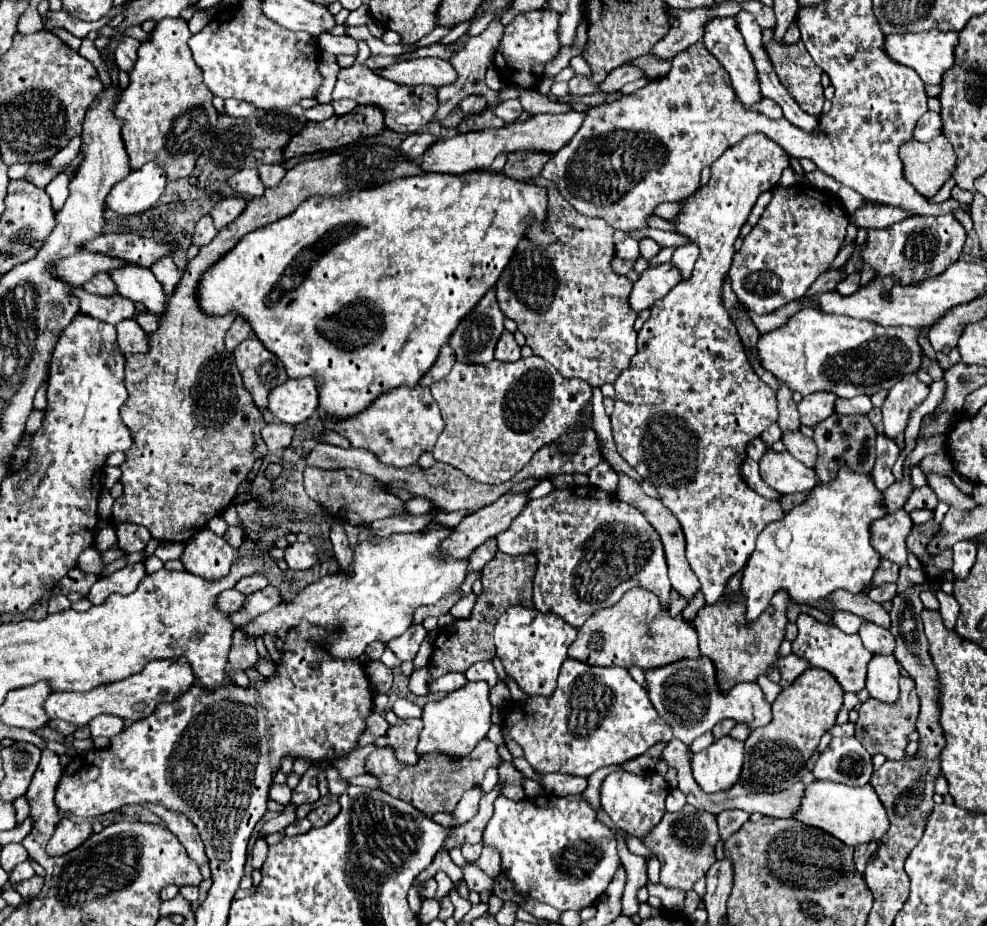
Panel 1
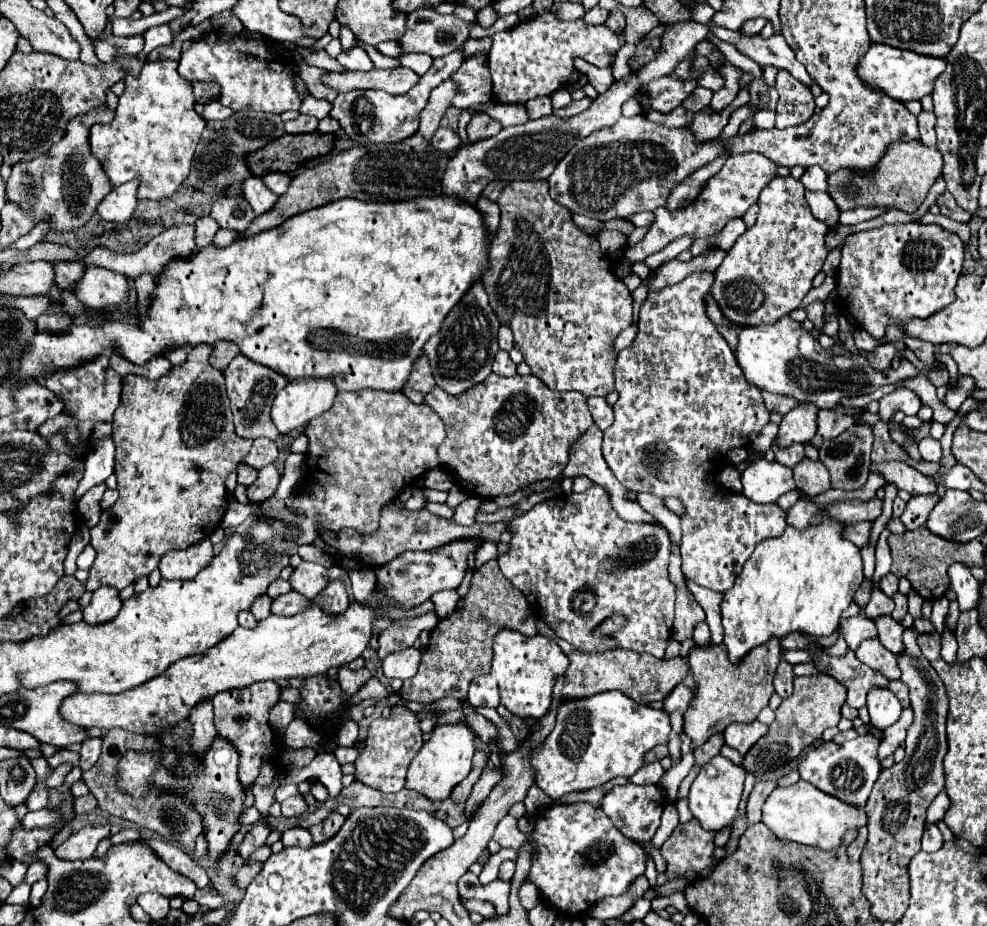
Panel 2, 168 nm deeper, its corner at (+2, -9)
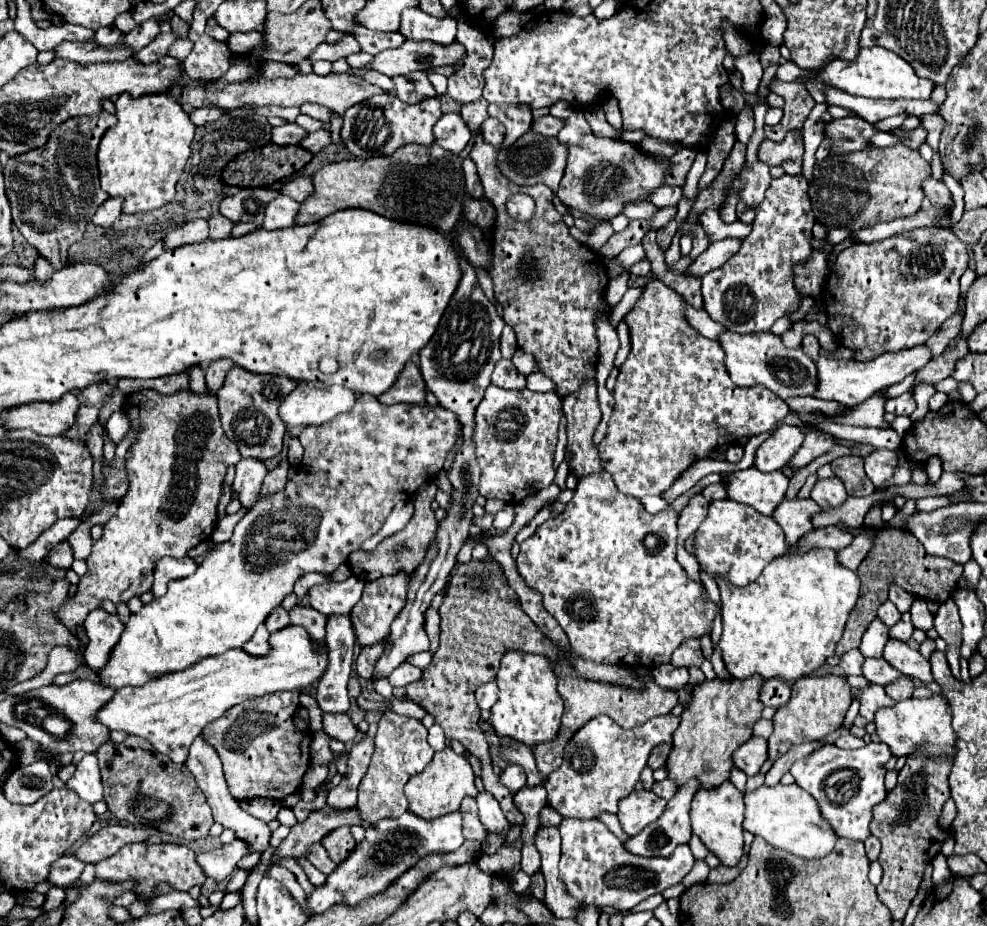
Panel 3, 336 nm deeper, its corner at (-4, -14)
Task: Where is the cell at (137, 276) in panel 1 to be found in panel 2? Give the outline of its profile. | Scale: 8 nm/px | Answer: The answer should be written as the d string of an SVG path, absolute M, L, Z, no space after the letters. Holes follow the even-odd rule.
M89 267L73 293L77 293L77 299L87 307L121 309L127 305L129 289L129 279L125 275L101 267Z

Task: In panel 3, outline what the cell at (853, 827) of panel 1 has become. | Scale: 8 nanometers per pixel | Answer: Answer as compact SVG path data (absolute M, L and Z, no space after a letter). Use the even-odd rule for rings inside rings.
M797 784L783 786L761 786L753 792L743 792L745 798L745 820L743 830L751 832L753 836L761 836L765 842L769 842L775 848L787 850L801 858L823 858L831 852L831 848L837 842L837 836L823 824L819 816L819 808L807 792L799 790Z

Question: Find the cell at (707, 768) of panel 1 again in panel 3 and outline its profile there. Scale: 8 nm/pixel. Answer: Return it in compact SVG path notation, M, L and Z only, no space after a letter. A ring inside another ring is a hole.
M723 782L713 790L697 790L691 802L691 832L699 836L699 840L707 846L711 854L719 858L719 862L727 868L739 864L743 856L743 794L731 784Z

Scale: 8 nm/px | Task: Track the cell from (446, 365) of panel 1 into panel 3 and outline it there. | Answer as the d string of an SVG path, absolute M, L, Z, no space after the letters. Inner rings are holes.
M409 360L399 372L395 384L387 392L379 394L377 400L381 404L397 404L397 402L425 404L425 382L419 368Z

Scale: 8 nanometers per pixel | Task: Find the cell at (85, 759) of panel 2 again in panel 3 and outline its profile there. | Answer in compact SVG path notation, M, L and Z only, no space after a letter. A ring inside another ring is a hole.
M85 754L85 758L77 766L77 772L67 782L67 786L91 804L103 800L101 774L99 774L99 766L97 766L97 760L95 760L93 754Z

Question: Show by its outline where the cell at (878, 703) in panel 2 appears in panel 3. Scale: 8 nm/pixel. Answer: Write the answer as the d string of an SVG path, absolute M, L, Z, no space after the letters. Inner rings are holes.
M943 696L907 698L891 708L881 708L875 714L875 726L879 740L891 748L891 756L895 758L923 752L927 758L939 760L939 758L955 758L957 754L957 736L951 728L951 710Z

